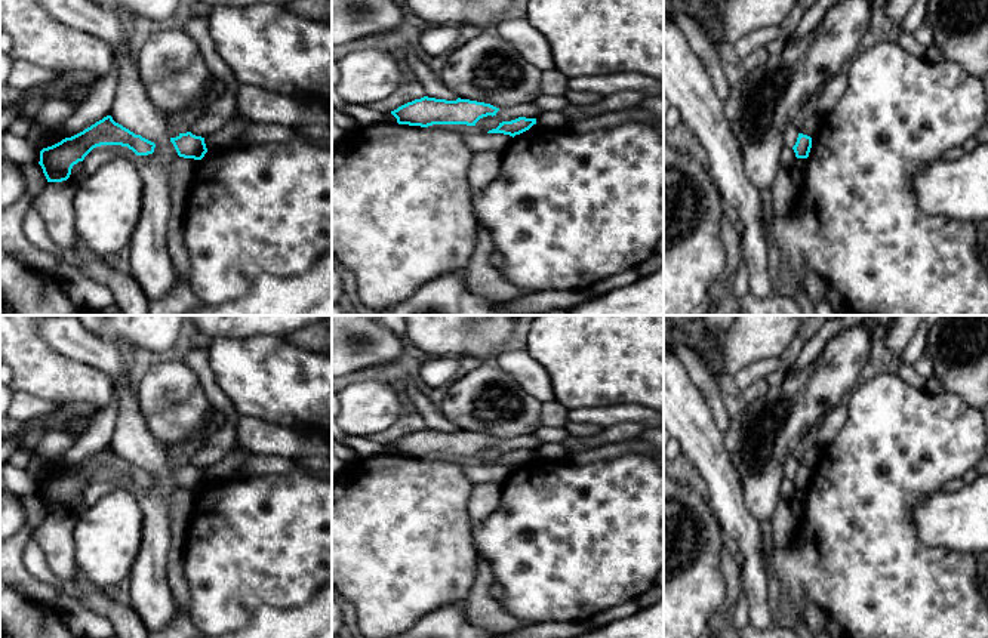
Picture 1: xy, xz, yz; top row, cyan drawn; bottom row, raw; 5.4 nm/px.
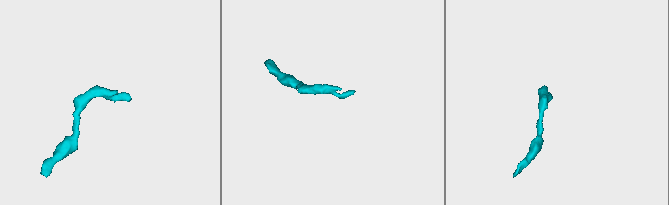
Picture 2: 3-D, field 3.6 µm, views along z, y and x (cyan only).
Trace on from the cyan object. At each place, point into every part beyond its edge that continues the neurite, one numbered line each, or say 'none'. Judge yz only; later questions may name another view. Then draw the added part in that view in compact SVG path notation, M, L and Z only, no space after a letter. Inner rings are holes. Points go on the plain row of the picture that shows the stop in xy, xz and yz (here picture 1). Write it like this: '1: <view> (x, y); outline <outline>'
1: yz (791, 464); outline M792 454L787 457L784 466L784 477L792 480L797 474L798 465L800 465L798 460Z

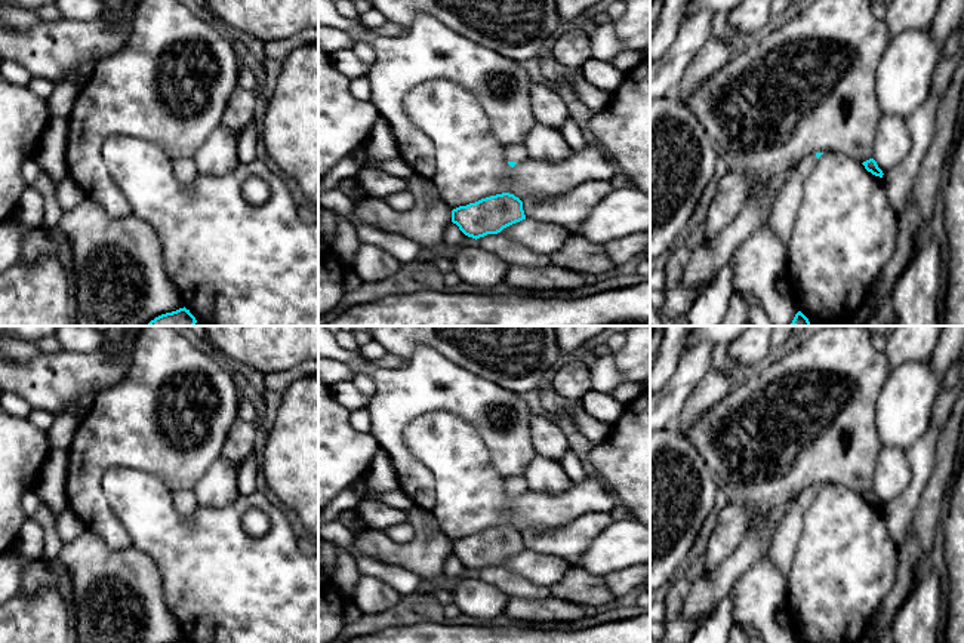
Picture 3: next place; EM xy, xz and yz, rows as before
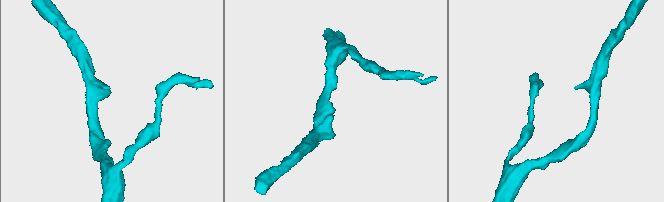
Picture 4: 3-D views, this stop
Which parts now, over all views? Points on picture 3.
1: xz (517, 485); outline M524 476L508 477L505 480L505 489L508 493L521 495L529 490L529 484L527 484L527 480L524 479Z

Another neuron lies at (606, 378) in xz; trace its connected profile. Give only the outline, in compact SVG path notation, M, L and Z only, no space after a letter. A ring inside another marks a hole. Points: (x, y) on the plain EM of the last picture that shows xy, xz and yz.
M613 353L597 357L589 370L594 390L598 393L610 394L623 382L616 367Z

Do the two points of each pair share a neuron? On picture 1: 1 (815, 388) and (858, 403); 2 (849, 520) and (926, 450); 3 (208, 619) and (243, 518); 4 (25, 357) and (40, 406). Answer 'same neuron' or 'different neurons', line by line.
1: different neurons
2: same neuron
3: same neuron
4: different neurons

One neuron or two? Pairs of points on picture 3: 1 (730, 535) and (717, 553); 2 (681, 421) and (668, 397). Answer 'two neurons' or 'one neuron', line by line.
1: one neuron
2: two neurons

